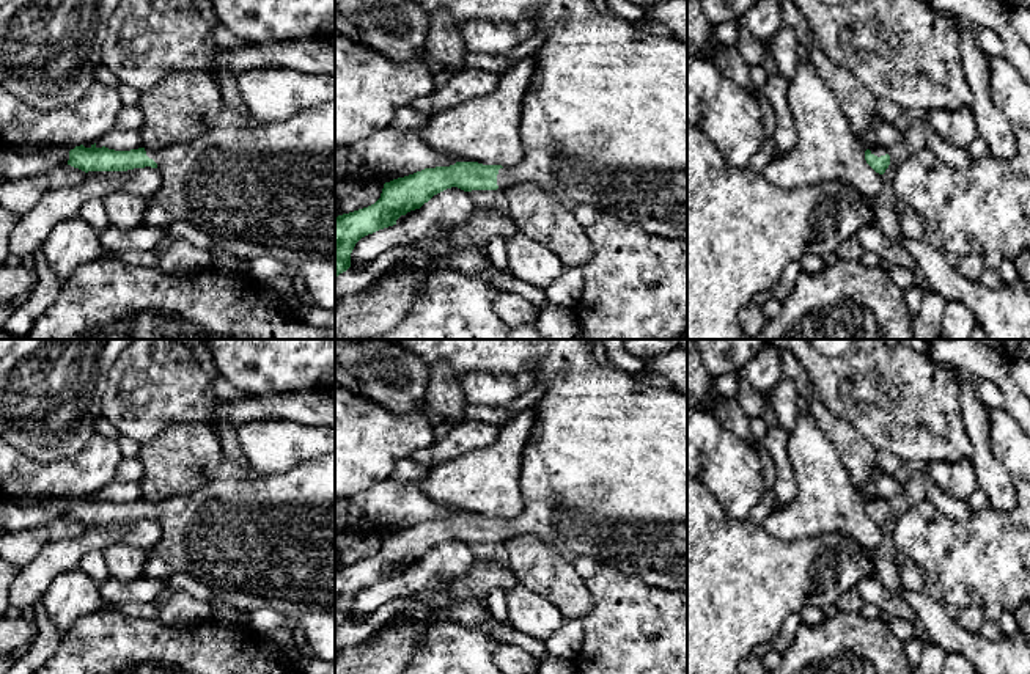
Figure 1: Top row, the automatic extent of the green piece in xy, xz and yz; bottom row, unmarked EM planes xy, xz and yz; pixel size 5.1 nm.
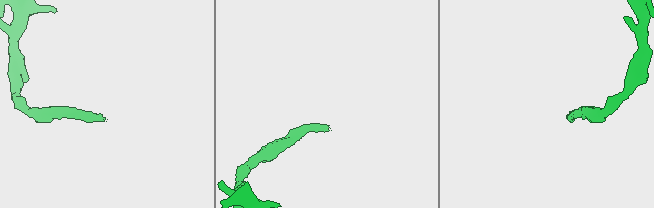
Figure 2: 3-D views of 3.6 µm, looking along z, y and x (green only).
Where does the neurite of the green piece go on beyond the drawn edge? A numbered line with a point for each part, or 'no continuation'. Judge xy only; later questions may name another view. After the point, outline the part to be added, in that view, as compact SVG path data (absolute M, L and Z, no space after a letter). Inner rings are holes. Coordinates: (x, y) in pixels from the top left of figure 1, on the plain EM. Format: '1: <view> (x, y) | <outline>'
1: xy (268, 534) | M335 452L305 460L280 474L212 478L189 495L145 503L157 515L164 533L145 561L143 577L167 580L189 573L212 592L248 592L311 608L335 608Z

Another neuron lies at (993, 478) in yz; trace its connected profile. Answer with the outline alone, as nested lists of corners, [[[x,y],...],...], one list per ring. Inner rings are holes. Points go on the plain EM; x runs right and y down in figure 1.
[[[959,383],[959,388],[962,421],[973,446],[972,463],[978,489],[988,495],[992,506],[1013,509],[1016,487],[1008,470],[991,452],[988,407],[978,399],[973,386]]]

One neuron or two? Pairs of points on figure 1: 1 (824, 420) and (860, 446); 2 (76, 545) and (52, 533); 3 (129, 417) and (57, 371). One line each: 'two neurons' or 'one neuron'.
1: one neuron
2: two neurons
3: two neurons

